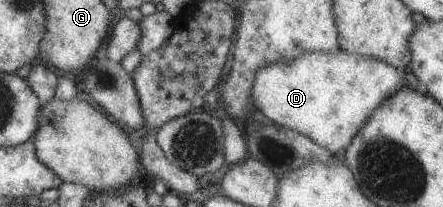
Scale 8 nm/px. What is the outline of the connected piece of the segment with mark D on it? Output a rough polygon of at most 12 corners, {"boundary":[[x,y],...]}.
{"boundary":[[315,51],[255,71],[267,120],[334,155],[407,85],[379,59]]}

